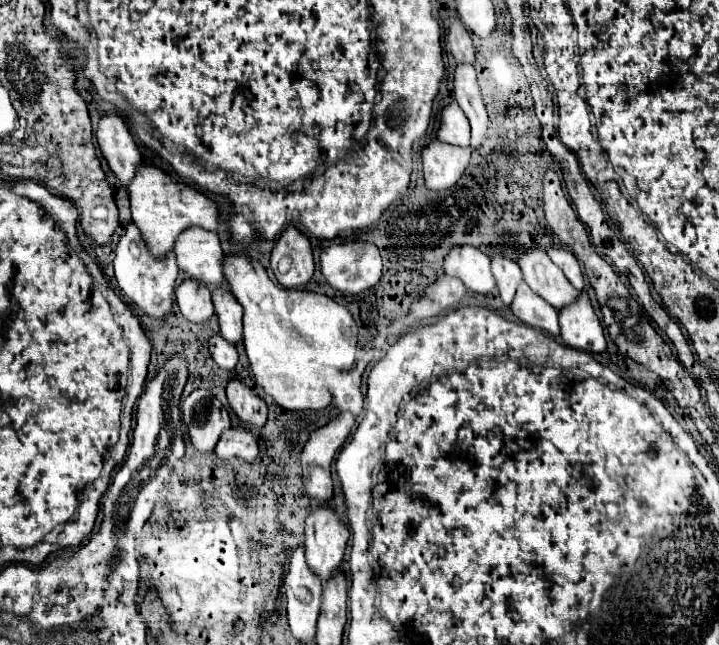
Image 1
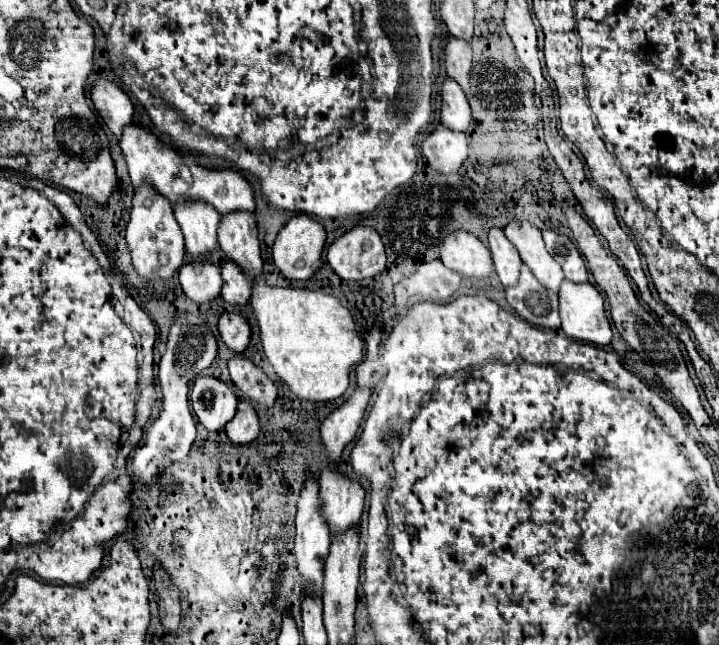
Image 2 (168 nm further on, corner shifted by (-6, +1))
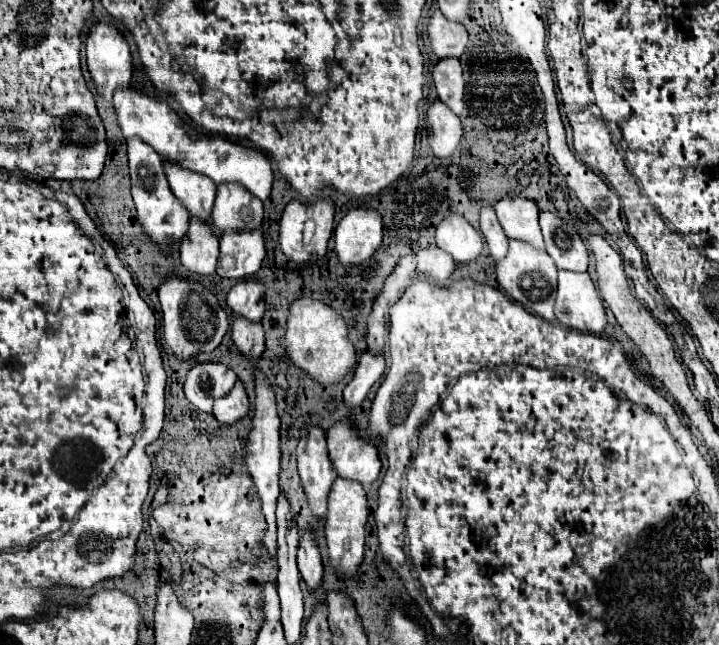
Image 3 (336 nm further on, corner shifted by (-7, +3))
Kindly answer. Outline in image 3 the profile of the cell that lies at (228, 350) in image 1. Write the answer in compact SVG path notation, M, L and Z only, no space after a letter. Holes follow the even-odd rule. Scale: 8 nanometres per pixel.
M238 282L228 294L228 306L232 314L248 316L248 320L258 322L264 314L264 284L262 282Z

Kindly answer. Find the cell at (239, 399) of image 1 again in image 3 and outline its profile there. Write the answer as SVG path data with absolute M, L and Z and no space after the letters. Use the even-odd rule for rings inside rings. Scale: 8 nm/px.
M234 316L232 340L252 362L258 360L264 352L264 330L260 322L250 322L244 316Z

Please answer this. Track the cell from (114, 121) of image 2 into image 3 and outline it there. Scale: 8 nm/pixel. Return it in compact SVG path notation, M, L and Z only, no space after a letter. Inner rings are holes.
M96 22L86 38L88 70L104 100L112 102L116 86L128 86L132 78L132 58L126 38L114 24Z

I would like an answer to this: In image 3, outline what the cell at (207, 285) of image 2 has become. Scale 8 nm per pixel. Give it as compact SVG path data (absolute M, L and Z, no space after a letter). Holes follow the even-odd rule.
M190 216L190 228L180 240L180 256L190 272L214 274L218 262L218 238L212 226Z

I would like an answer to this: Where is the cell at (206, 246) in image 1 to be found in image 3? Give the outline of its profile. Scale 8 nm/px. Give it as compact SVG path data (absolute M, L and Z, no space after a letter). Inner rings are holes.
M164 160L164 172L170 182L172 192L188 208L188 212L192 216L200 216L208 220L214 206L216 184L208 176L186 170L170 160Z

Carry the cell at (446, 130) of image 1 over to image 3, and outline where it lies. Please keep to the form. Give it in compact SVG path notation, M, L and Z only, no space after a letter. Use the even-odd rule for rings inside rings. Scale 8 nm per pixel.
M442 58L432 68L434 86L438 90L438 98L448 104L456 114L460 114L464 104L464 78L462 78L462 66L458 58Z

